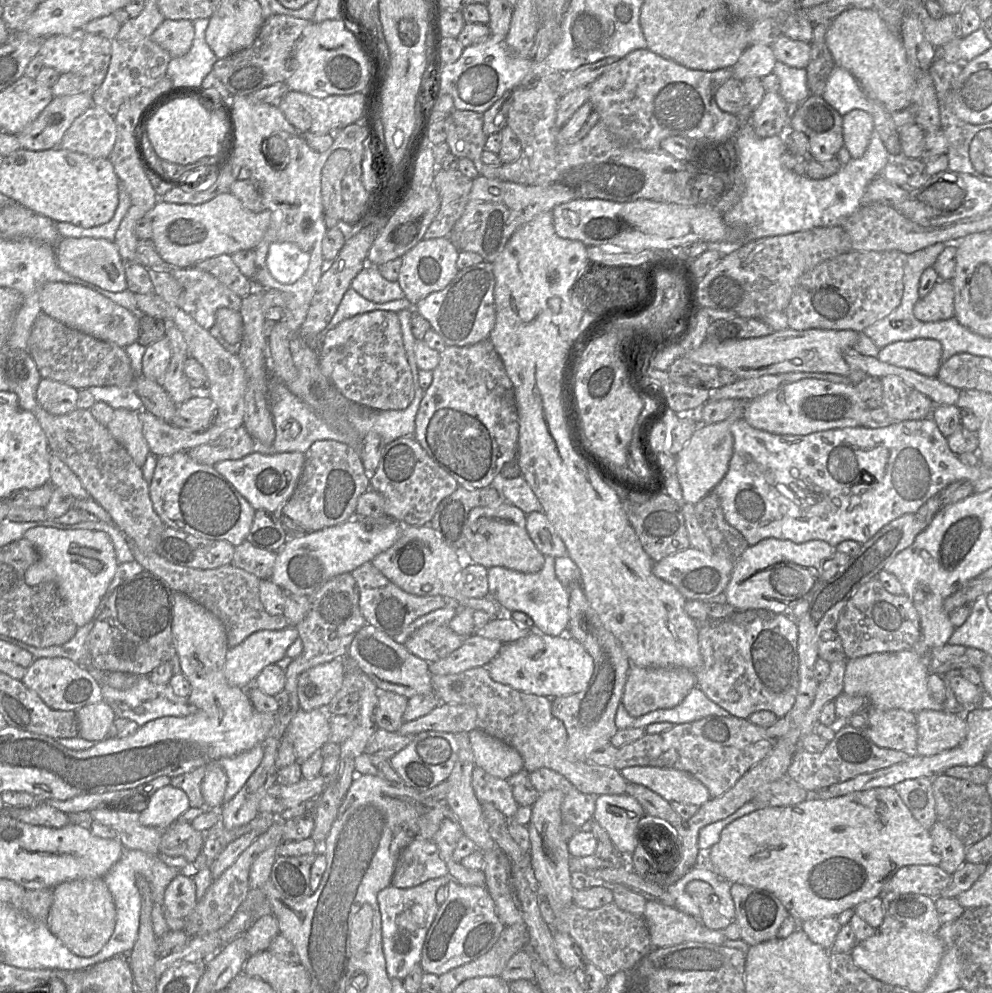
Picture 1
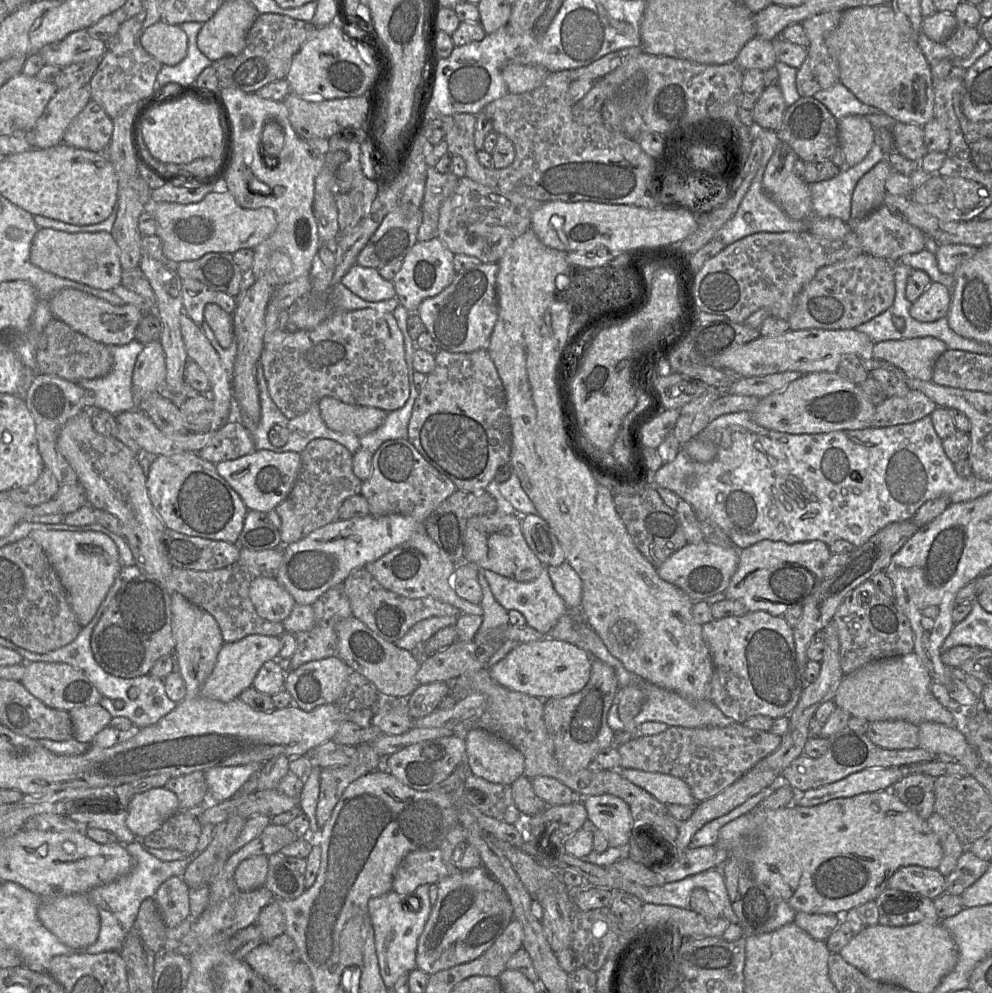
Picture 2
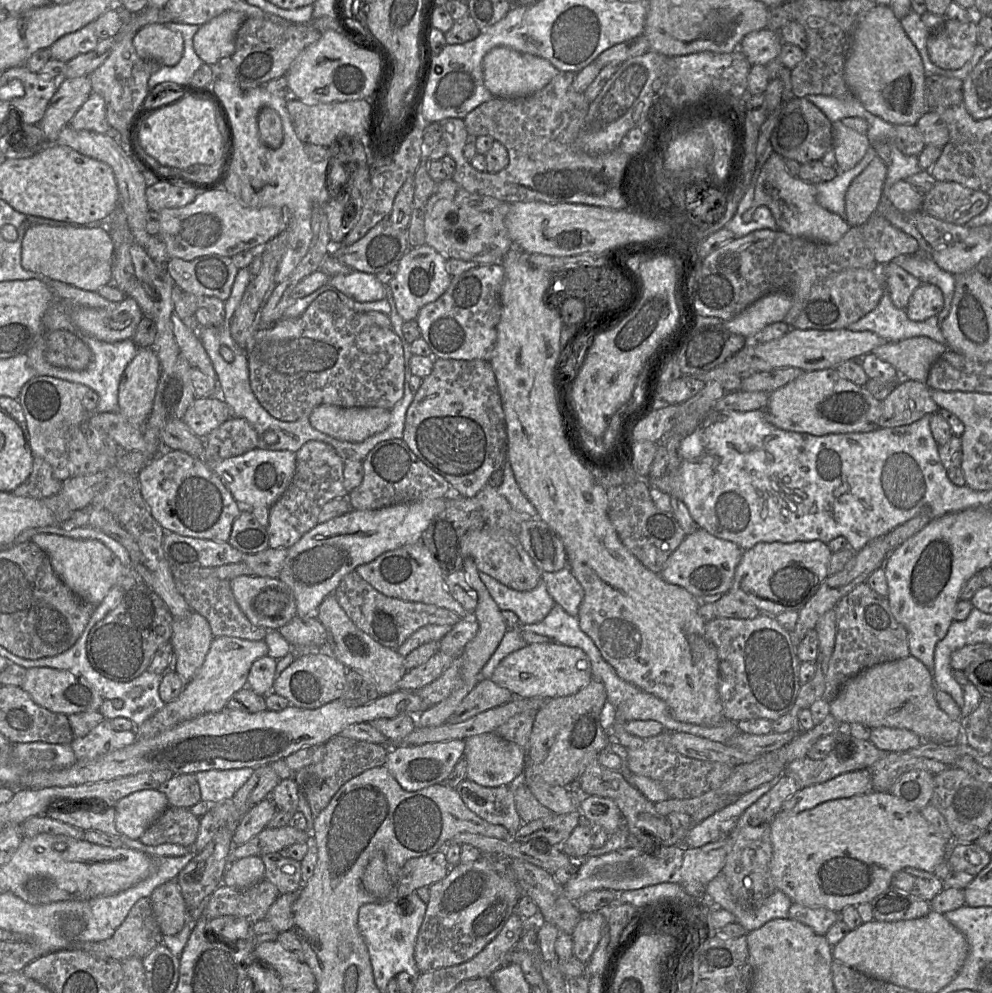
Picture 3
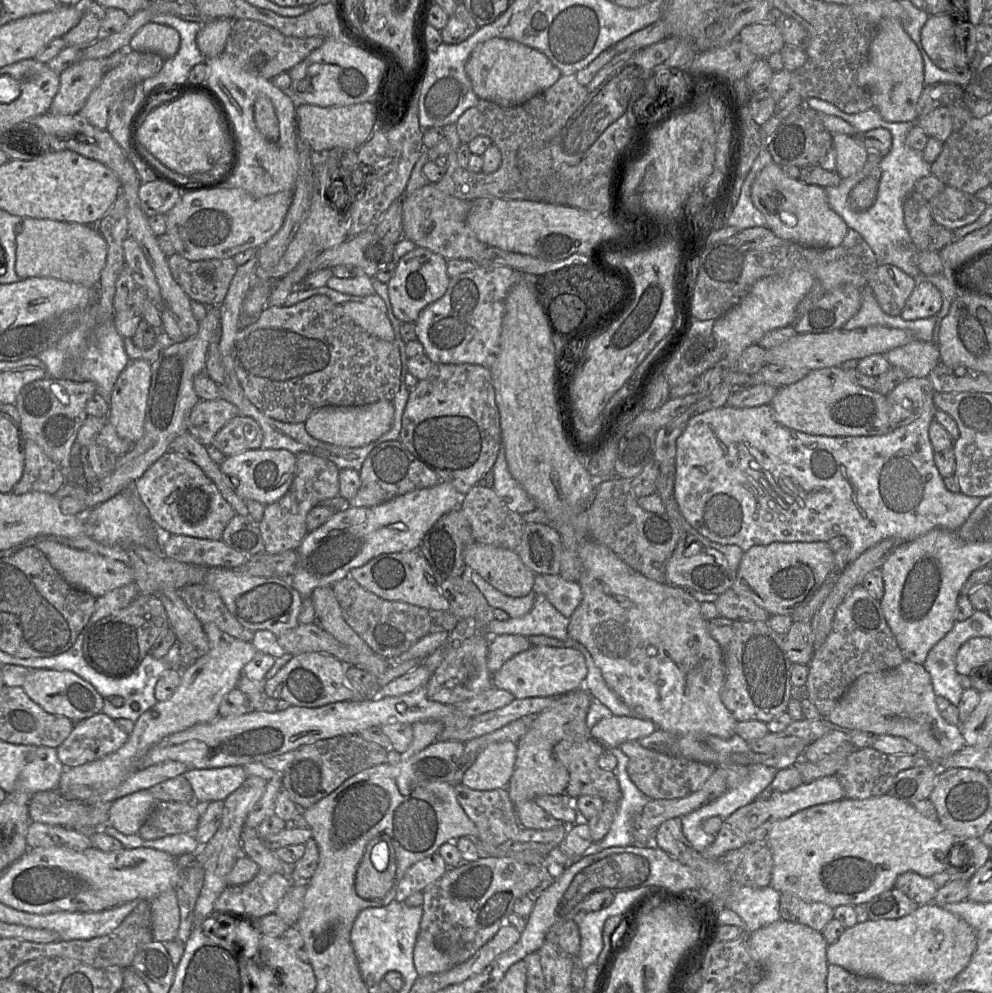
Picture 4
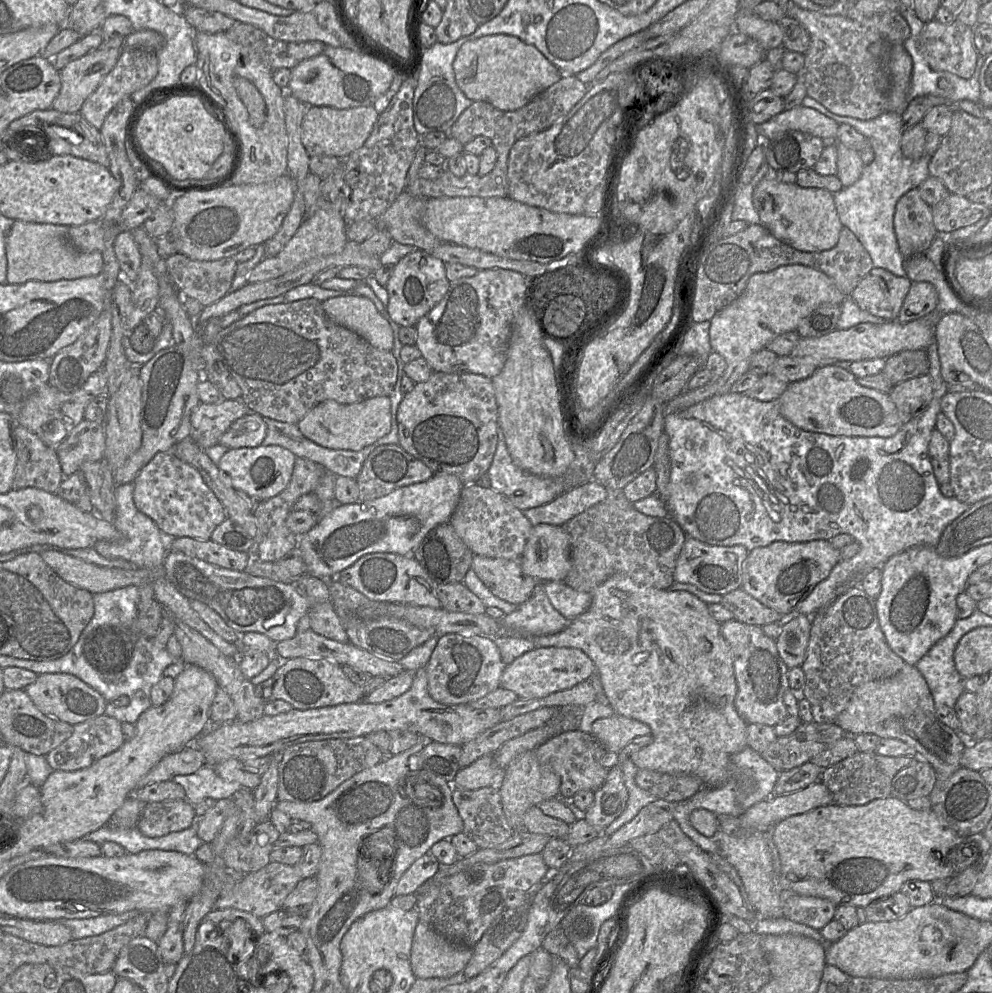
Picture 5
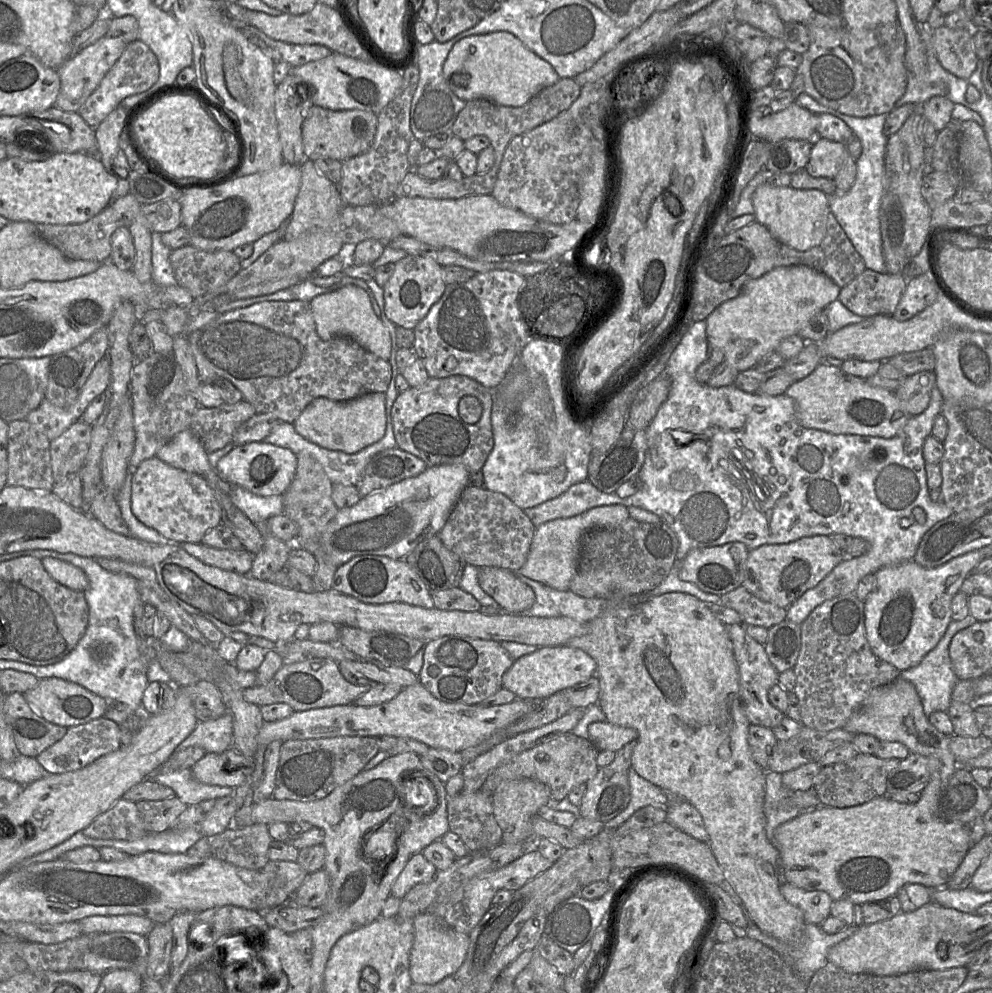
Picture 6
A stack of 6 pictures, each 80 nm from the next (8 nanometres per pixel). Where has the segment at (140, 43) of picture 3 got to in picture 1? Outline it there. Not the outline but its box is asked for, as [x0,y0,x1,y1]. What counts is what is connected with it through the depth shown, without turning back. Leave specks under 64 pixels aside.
[152,19,194,58]

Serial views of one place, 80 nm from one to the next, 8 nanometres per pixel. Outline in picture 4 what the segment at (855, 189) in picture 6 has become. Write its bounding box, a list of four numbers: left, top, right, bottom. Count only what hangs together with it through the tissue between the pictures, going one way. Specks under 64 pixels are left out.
[803,98,931,277]

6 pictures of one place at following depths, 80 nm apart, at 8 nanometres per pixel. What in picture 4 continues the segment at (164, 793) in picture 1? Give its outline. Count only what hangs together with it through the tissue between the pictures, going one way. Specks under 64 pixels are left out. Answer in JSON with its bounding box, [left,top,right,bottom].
[108,790,157,835]

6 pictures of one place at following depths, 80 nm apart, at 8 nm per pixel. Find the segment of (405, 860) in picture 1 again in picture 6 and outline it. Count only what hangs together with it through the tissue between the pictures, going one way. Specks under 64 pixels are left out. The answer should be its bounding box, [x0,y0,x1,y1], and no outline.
[391,853,437,899]

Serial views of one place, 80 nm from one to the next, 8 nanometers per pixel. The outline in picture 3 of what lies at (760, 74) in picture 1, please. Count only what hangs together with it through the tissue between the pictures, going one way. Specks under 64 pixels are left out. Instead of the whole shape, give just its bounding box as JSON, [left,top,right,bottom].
[739,28,783,65]

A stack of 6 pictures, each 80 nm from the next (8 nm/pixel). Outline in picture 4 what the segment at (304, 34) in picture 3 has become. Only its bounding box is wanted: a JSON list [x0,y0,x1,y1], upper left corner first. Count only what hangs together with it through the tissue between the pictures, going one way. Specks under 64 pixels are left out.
[224,19,323,80]

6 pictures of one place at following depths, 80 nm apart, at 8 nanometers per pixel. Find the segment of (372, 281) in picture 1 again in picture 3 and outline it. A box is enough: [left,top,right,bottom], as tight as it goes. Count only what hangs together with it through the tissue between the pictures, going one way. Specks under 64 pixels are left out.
[329,270,386,302]

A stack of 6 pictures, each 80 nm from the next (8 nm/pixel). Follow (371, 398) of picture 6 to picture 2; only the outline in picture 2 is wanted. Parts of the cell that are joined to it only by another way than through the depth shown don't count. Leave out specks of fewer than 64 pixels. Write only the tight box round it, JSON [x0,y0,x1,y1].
[318,397,386,436]

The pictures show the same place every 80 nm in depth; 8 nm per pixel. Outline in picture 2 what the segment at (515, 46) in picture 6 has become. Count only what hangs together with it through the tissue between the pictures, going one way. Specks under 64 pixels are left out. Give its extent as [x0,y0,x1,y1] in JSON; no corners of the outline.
[501,64,550,94]

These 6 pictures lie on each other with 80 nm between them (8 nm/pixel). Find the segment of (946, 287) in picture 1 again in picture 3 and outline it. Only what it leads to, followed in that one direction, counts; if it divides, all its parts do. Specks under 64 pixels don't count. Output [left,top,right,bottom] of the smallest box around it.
[905,283,944,321]

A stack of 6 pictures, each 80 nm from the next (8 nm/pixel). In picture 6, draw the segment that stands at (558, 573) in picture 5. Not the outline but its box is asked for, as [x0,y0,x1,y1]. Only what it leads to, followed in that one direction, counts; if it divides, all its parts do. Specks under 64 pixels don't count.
[519,504,628,590]

